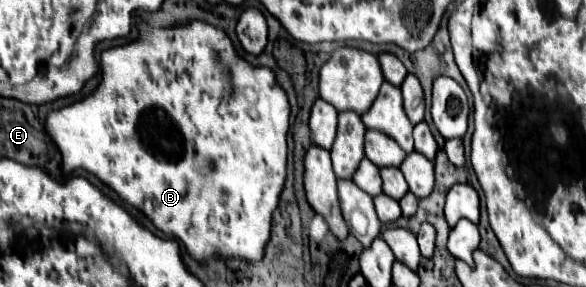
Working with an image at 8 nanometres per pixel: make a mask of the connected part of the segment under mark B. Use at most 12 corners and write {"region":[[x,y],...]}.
{"region":[[202,19],[48,113],[198,263],[258,263],[292,111]]}

